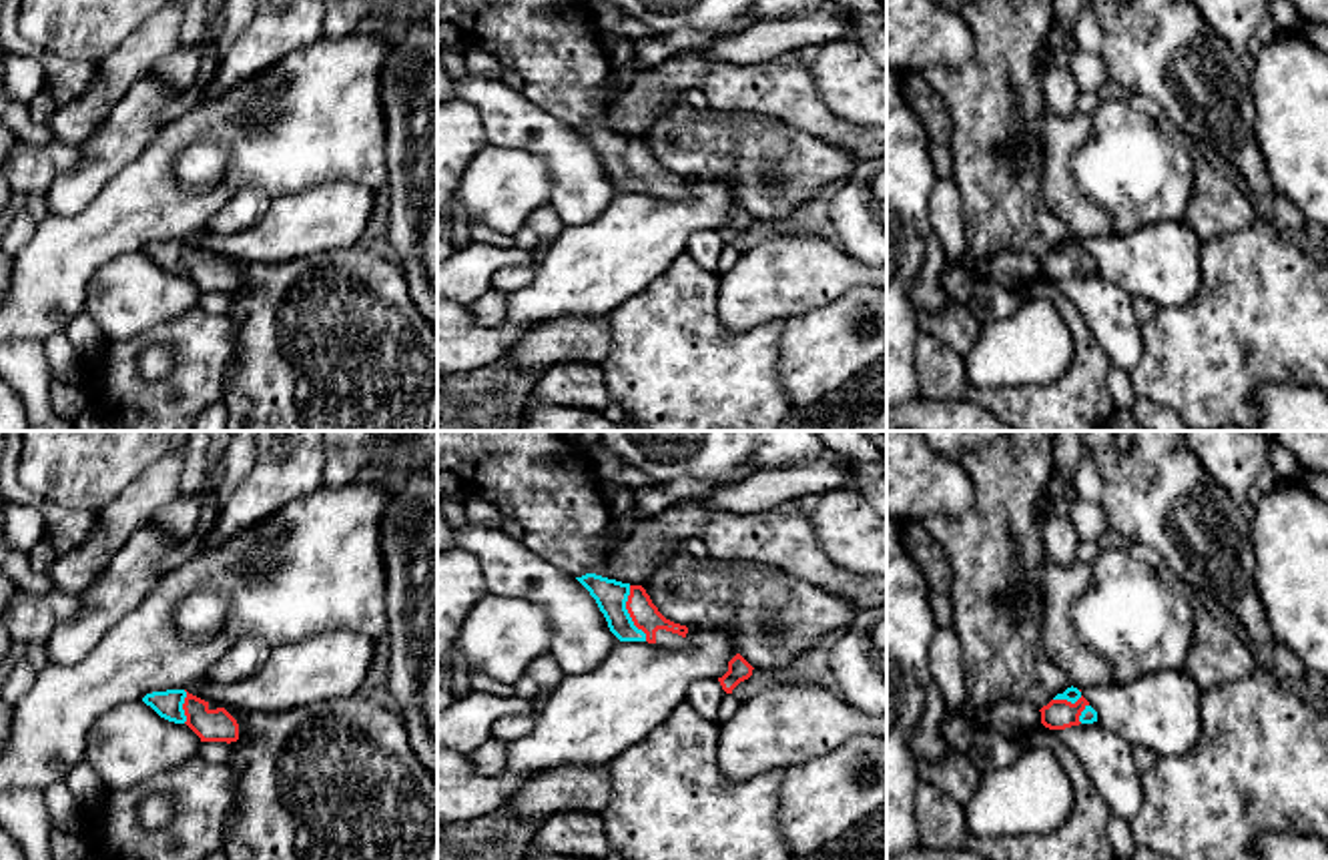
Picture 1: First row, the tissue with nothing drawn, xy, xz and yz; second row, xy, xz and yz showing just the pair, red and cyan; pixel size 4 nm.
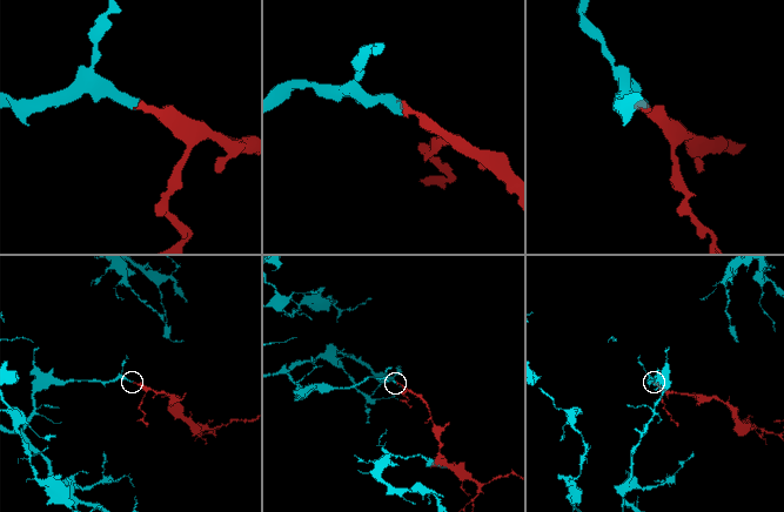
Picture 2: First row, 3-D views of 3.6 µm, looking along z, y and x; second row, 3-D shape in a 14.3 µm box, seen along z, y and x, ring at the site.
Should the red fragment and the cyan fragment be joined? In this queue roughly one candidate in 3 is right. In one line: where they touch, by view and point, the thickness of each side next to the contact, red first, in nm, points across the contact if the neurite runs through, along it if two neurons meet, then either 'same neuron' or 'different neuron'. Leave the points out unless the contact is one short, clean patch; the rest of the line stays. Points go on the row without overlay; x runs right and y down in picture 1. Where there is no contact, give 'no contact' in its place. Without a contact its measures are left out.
xz (628, 163) | 110/130 nm | across xz (644, 165), (628, 163), (610, 147) | same neuron

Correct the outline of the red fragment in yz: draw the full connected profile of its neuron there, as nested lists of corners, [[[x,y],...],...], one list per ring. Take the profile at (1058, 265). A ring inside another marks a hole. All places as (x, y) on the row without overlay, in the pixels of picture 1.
[[[1073,237],[1067,239],[1063,245],[1057,245],[1039,263],[1041,263],[1041,275],[1049,281],[1065,281],[1071,277],[1097,273],[1097,263]]]

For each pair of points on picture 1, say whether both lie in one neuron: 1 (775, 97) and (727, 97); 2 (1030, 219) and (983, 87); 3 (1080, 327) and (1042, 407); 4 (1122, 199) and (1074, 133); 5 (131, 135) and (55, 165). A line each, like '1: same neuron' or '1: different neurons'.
1: same neuron
2: same neuron
3: same neuron
4: different neurons
5: different neurons

